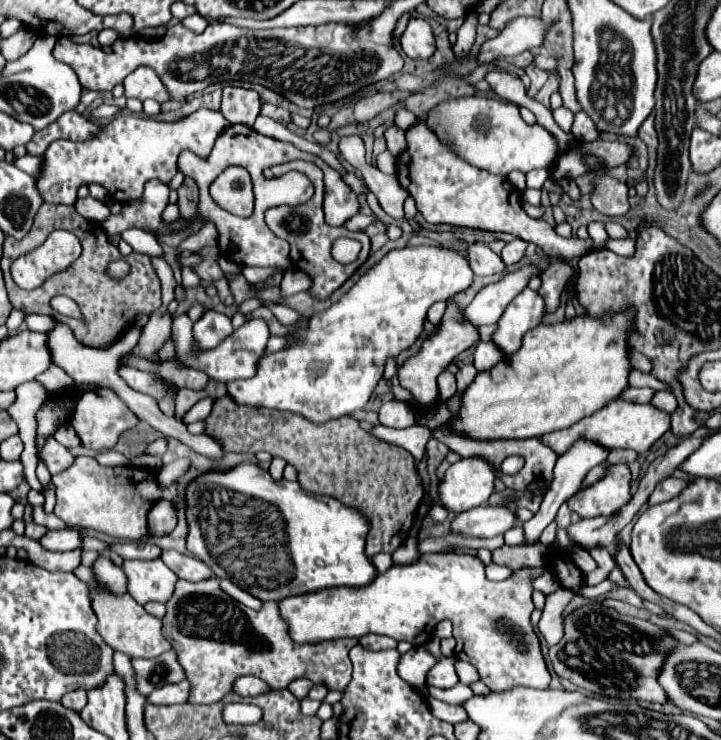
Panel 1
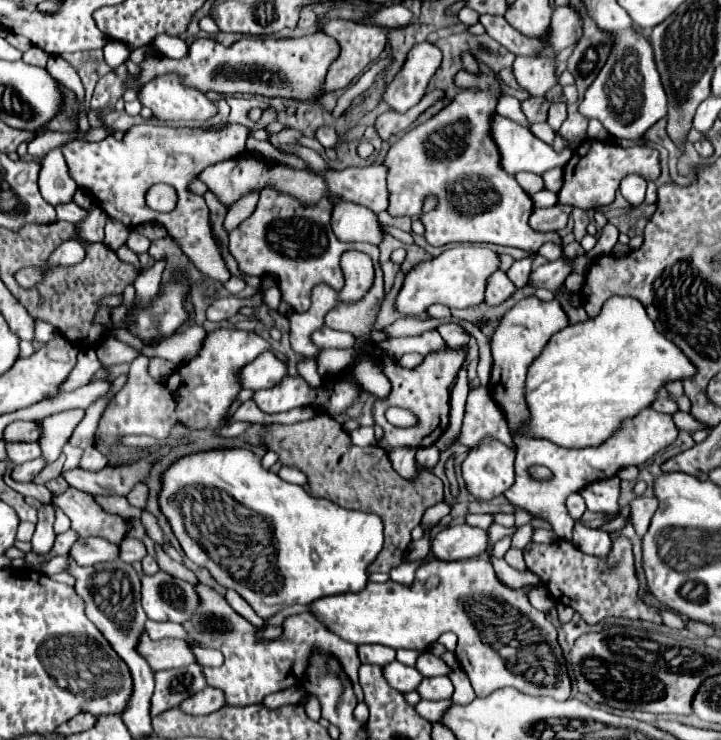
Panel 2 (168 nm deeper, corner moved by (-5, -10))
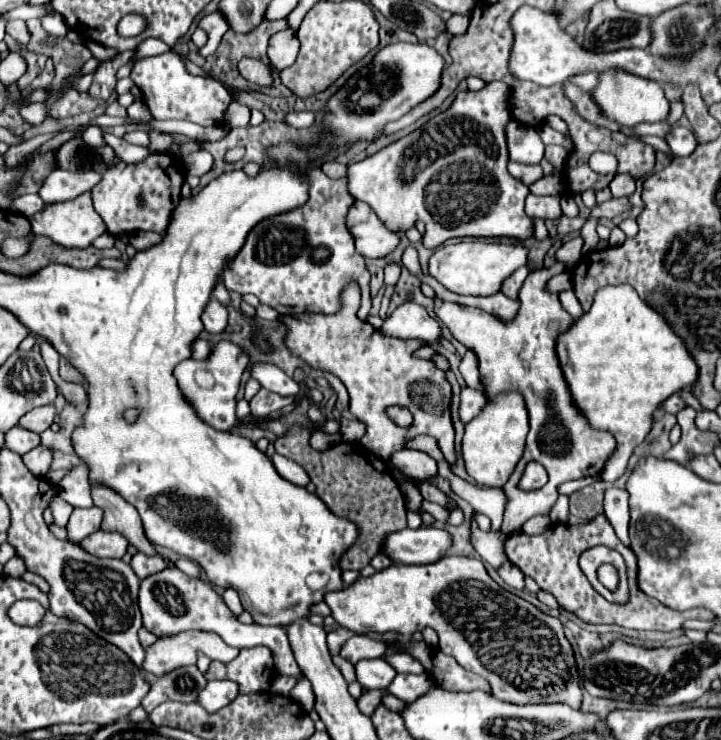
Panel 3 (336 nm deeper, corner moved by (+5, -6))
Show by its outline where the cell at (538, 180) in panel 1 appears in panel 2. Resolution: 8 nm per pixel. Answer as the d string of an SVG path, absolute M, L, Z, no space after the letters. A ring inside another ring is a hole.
M554 167L550 171L546 171L542 177L544 177L544 183L546 183L546 189L548 191L558 191L558 187L562 187L562 175L564 175L564 169L562 167Z

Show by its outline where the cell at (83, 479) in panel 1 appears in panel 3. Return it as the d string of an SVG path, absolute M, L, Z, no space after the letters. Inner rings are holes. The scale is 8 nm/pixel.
M56 495L56 499L50 503L50 511L52 511L52 515L54 515L54 523L60 525L60 527L66 527L68 517L72 515L74 507Z

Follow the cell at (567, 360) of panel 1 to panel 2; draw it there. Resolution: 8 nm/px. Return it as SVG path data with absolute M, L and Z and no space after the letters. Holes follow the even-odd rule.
M610 297L598 317L558 331L532 363L526 383L526 401L530 405L530 425L526 427L526 435L550 439L562 447L600 445L610 439L626 419L632 419L642 409L650 407L666 383L684 381L694 373L696 367L690 359L654 327L638 299Z

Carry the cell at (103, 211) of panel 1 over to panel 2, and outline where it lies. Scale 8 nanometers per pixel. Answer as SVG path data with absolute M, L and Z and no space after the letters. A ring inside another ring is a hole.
M72 201L64 203L64 205L56 205L54 209L56 209L56 219L58 221L68 221L68 223L78 223L88 215L88 211L76 207L76 203L72 203Z

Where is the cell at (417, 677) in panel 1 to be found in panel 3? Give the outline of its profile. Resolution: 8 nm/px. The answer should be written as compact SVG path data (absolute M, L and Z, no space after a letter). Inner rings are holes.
M384 657L358 661L358 665L354 665L354 667L356 667L356 679L358 679L358 683L362 687L366 687L366 689L388 687L392 683L392 679L396 677L394 667Z

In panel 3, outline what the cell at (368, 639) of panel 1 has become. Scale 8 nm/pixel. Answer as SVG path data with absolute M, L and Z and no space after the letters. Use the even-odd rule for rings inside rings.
M354 635L354 637L348 639L348 643L344 643L344 647L340 649L340 655L342 655L344 659L348 659L353 665L366 657L382 657L384 653L386 653L386 643L368 639L368 637L364 637L364 635Z

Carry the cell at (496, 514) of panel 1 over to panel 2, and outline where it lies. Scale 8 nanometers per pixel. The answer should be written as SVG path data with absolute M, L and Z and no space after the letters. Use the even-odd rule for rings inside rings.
M470 525L446 527L430 543L430 553L440 561L460 561L486 551L486 531Z

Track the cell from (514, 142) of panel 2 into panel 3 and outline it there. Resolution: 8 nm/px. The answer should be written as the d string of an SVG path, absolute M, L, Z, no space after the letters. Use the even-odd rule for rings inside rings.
M516 119L508 121L506 127L506 143L510 161L524 165L538 165L544 157L544 143L532 127L524 127L516 123Z

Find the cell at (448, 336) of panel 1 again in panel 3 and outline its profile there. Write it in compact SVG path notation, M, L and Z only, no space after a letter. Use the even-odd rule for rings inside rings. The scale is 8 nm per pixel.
M348 283L348 287L344 287L344 291L340 293L340 311L334 315L324 315L324 313L302 313L302 315L284 315L278 317L280 323L286 327L286 347L290 349L290 353L294 357L304 359L312 369L320 369L326 373L336 375L348 389L348 395L352 397L350 401L350 413L366 423L366 433L362 437L362 445L368 447L376 457L380 459L388 459L388 455L392 455L394 451L400 451L406 447L406 441L414 439L416 435L430 435L438 439L440 451L444 453L444 457L448 459L448 463L454 463L454 427L450 421L450 385L446 381L446 375L436 369L436 365L432 361L426 359L416 359L412 357L412 351L425 345L420 339L401 340L394 337L386 337L380 331L372 329L370 323L358 321L356 317L356 305L360 305L360 287L358 283ZM388 405L404 405L412 411L414 415L414 423L408 429L402 429L398 425L394 425L384 409Z

